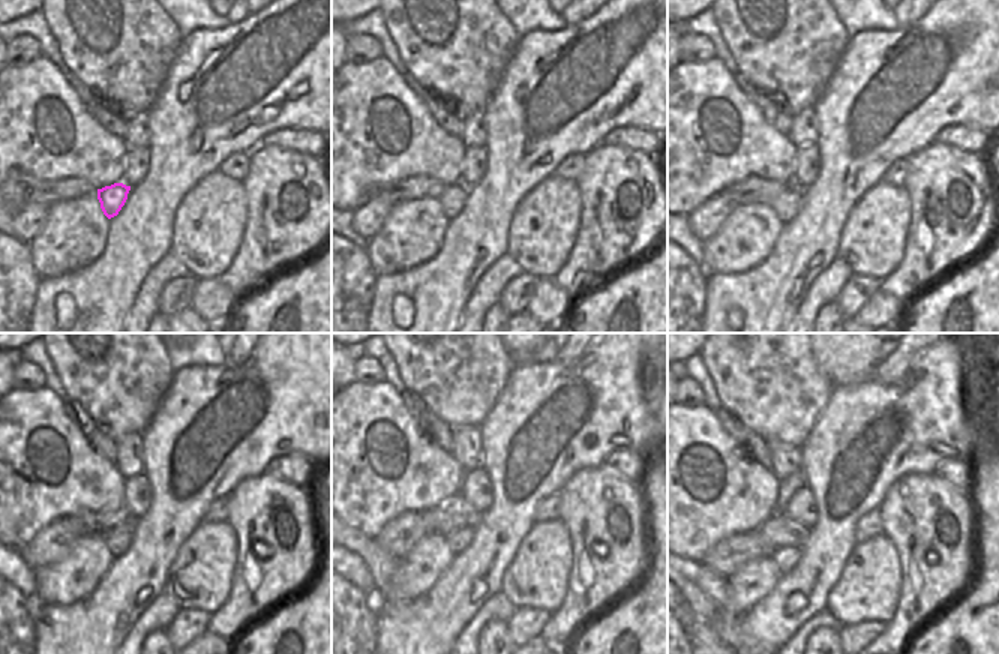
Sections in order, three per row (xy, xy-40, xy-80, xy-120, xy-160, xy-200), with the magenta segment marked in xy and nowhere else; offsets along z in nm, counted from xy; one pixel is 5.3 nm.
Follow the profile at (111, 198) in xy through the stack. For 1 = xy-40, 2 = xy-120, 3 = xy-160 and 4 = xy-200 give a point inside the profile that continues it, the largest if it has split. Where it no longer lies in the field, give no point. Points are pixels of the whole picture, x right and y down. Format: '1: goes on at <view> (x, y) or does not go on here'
1: goes on at xy-40 (452, 198)
2: goes on at xy-120 (117, 542)
3: goes on at xy-160 (458, 540)
4: goes on at xy-200 (786, 557)

